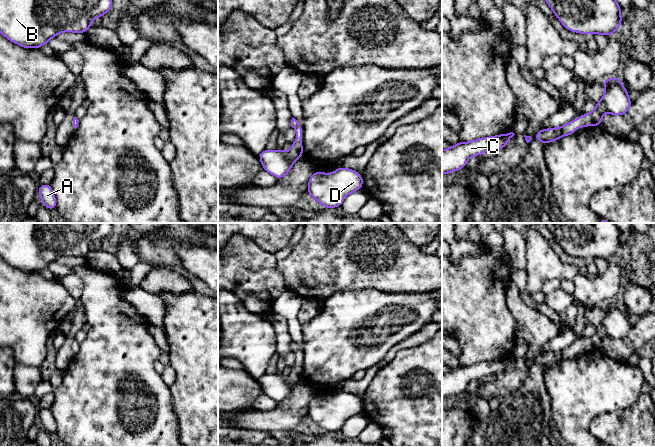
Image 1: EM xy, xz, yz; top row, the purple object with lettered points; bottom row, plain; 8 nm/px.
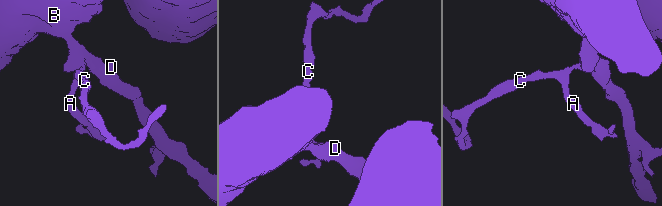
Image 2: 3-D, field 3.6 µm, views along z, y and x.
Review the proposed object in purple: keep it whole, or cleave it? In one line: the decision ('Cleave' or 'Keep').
Keep

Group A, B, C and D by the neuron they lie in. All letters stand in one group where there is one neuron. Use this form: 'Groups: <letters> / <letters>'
Groups: A B C D

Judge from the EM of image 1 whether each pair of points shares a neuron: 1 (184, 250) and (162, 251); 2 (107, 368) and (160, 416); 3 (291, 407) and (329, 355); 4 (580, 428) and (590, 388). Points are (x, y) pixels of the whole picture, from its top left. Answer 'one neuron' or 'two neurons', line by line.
1: two neurons
2: one neuron
3: two neurons
4: one neuron

